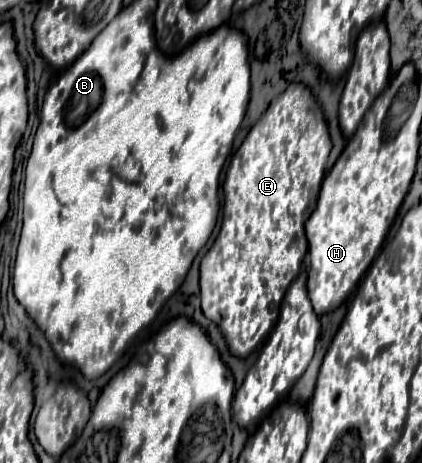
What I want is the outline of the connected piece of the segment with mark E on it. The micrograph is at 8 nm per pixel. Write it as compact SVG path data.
M292 82L270 102L230 160L226 180L222 184L222 226L210 252L200 262L200 298L204 316L220 326L230 352L238 358L246 358L270 334L278 320L278 306L286 286L298 276L300 262L308 250L304 222L316 206L330 148L332 142L328 126L318 104L314 104L310 88L306 84Z

